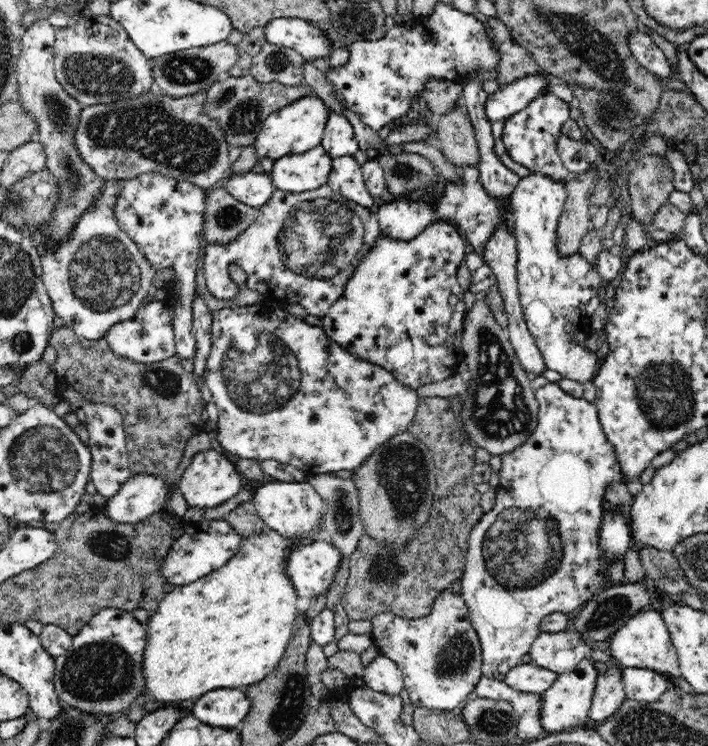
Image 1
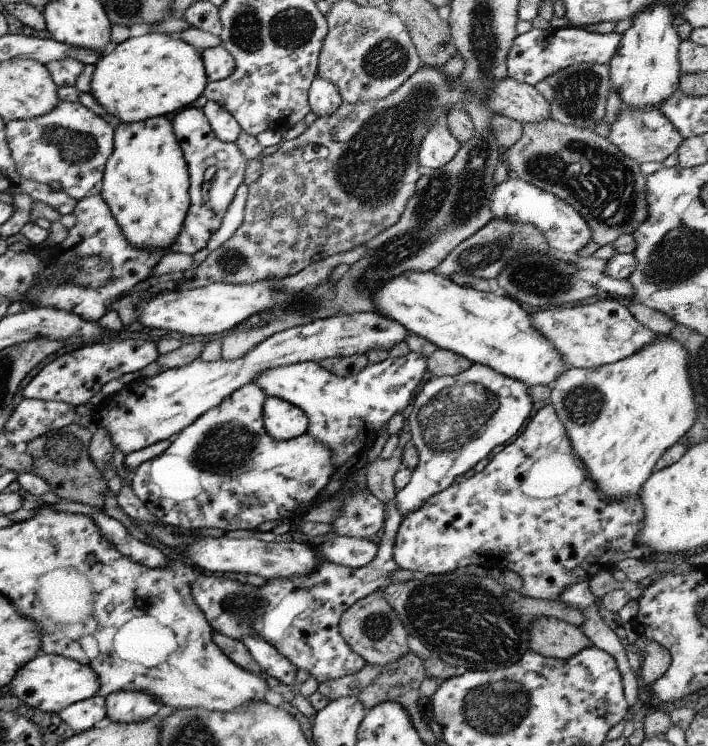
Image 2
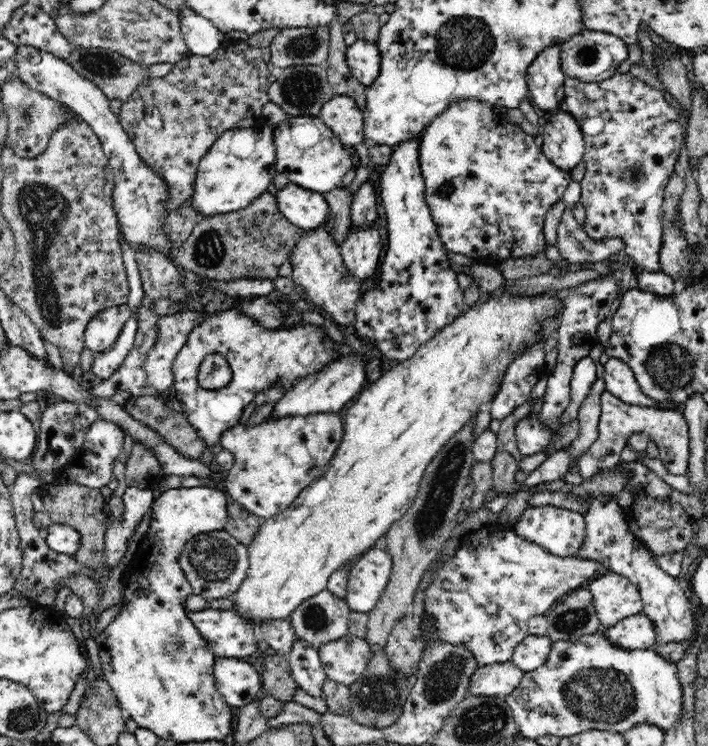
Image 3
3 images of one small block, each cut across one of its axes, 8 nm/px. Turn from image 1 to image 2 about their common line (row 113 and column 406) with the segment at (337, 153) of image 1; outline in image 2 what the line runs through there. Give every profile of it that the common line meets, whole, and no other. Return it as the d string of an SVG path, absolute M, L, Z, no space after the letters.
M377 312L337 314L327 319L316 319L274 333L234 360L219 358L202 362L195 359L186 366L161 370L153 377L141 376L100 403L91 419L109 434L113 447L127 455L179 433L201 414L218 406L241 386L253 383L257 376L267 370L304 361L317 363L328 357L366 355L372 348L389 350L403 341L407 334L404 327Z

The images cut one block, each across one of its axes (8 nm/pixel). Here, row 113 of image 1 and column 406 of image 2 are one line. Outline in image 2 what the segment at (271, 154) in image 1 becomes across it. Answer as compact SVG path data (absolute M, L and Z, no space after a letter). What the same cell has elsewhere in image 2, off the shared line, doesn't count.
M410 271L394 277L393 281L387 282L381 290L377 290L377 293L373 294L373 303L378 314L397 322L407 332L422 336L439 349L450 350L466 358L469 363L484 365L493 370L493 373L497 372L527 387L537 385L550 387L562 373L569 369L552 343L532 325L530 314L507 296L499 297L490 292L483 293L471 288L462 288L450 279L442 278L431 271L425 273Z

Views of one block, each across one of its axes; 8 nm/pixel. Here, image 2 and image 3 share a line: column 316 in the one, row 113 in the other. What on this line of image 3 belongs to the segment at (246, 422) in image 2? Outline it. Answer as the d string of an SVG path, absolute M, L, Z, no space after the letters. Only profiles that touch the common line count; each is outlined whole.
M466 99L464 101L460 100L460 102L454 102L446 112L442 112L438 118L434 118L434 121L430 122L428 128L426 128L425 132L421 135L418 161L425 183L425 201L430 209L431 217L436 223L440 239L442 239L442 243L448 253L464 254L470 257L473 262L484 263L495 268L498 267L501 260L519 259L520 257L546 257L544 249L548 246L548 243L546 243L546 238L543 234L546 215L552 206L563 200L563 194L566 188L571 184L572 178L569 172L552 166L551 162L544 157L541 148L534 143L534 137L530 136L530 134L525 134L519 125L510 124L504 116L496 114L492 106L488 106L486 102L479 103L478 99Z

